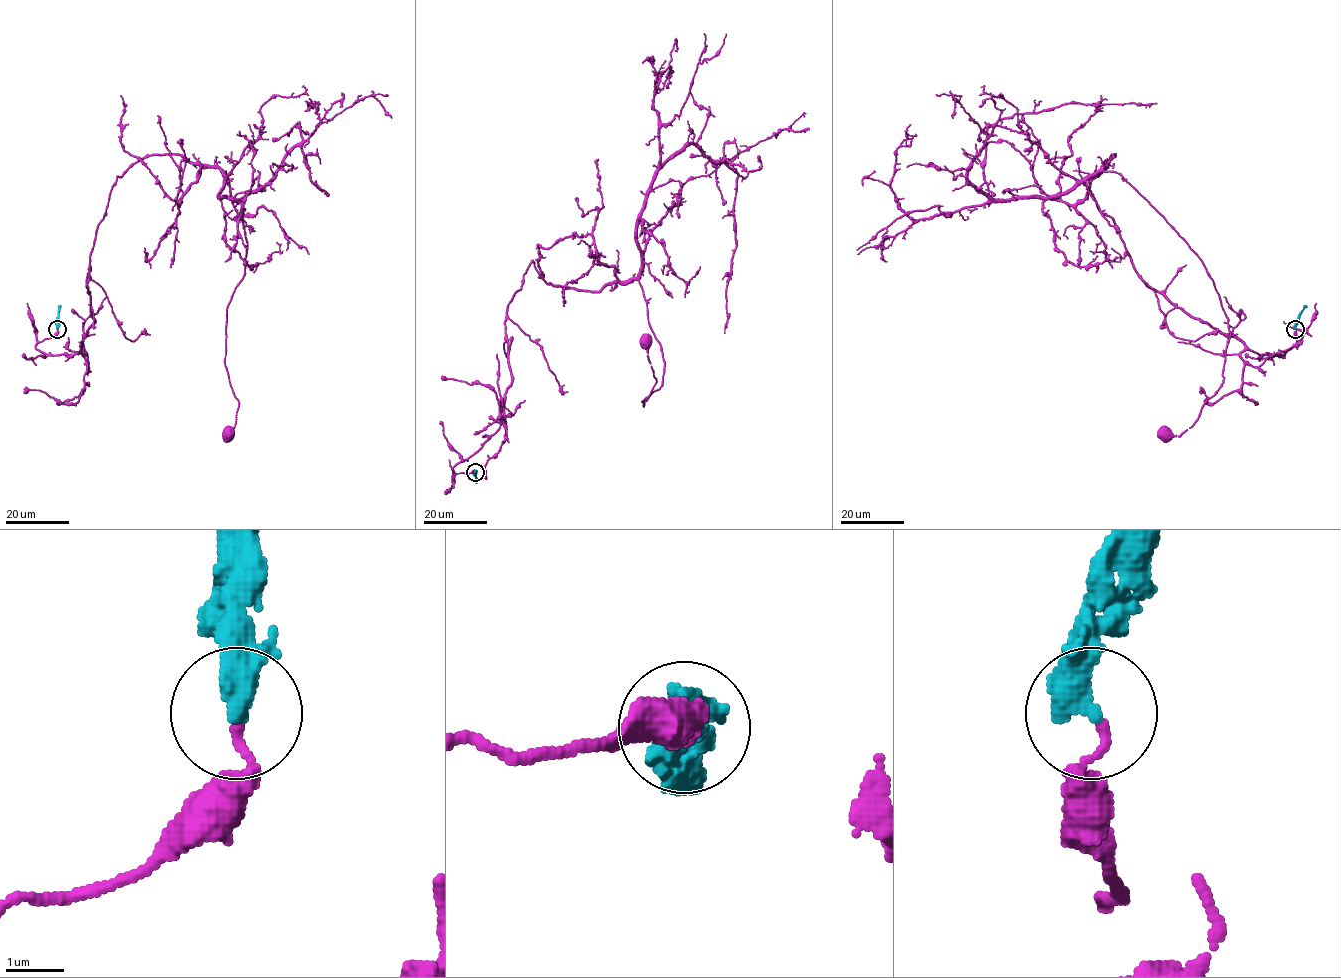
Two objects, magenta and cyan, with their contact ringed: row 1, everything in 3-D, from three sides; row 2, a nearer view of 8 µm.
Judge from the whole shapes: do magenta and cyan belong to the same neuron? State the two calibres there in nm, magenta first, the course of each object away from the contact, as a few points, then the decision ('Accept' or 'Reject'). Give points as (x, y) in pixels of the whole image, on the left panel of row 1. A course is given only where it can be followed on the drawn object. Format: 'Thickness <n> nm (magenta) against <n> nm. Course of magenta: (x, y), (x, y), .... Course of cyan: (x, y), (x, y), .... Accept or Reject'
Thickness 130 nm (magenta) against 460 nm. Course of magenta: (57, 329), (35, 347), (75, 354), (94, 323), (117, 176), (152, 155), (217, 166), (247, 243), (227, 432). Course of cyan: (57, 328), (58, 305). Reject

